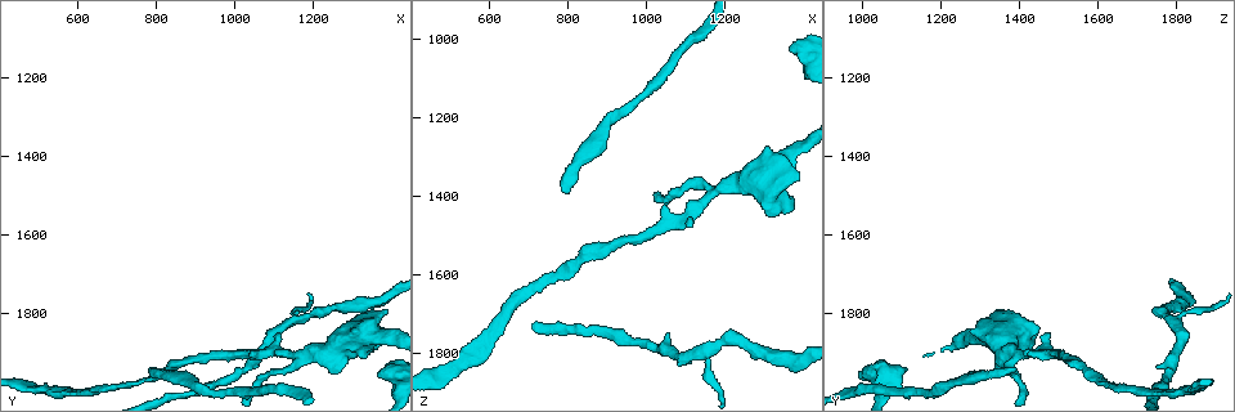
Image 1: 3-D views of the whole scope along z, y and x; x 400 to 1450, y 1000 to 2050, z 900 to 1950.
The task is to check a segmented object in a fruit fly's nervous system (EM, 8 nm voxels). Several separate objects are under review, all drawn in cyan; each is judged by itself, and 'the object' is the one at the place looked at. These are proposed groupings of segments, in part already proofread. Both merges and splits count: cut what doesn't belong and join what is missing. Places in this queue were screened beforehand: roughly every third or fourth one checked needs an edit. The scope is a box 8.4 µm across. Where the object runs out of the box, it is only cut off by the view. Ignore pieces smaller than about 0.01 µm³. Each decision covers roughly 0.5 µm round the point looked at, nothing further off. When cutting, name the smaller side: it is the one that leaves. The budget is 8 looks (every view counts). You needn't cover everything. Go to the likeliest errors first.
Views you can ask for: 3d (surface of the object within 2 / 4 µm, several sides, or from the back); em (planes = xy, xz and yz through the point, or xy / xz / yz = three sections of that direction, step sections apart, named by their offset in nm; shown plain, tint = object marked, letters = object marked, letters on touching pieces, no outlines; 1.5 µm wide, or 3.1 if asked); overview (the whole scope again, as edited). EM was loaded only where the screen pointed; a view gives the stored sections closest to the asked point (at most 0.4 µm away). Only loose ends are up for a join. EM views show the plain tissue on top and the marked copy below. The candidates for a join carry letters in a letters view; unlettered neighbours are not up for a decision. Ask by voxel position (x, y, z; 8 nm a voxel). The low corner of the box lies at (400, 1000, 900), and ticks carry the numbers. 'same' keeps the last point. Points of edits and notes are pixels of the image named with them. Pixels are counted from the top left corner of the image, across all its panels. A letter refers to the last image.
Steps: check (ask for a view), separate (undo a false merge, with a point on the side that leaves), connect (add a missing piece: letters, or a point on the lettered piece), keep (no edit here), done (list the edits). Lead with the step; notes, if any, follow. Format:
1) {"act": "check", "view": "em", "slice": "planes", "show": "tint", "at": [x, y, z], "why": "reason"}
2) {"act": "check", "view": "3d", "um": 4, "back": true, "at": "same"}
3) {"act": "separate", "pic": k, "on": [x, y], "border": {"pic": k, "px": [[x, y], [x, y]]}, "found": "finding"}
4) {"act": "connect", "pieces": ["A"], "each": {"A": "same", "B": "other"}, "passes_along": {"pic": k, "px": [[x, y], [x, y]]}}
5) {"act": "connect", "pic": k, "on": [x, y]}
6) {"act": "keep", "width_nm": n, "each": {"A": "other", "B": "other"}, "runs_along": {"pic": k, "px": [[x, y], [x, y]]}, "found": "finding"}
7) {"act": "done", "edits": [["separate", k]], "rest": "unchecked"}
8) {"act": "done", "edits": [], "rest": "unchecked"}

{"act": "check", "view": "em", "slice": "planes", "show": "letters", "at": [790, 1940, 1385], "why": "free end"}

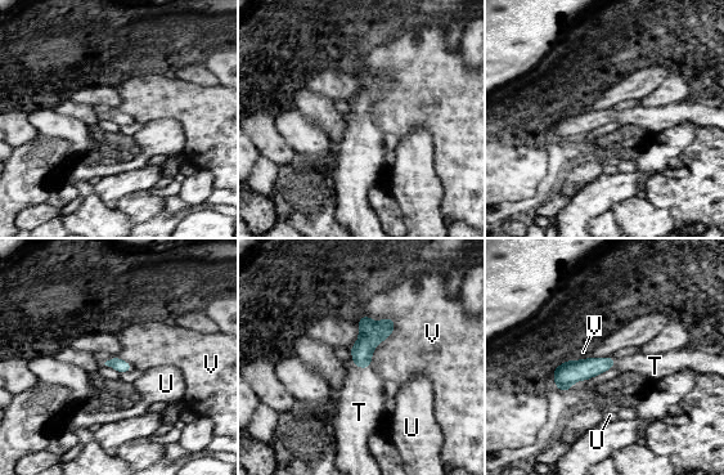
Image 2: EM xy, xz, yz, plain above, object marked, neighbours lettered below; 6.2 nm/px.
{"act": "connect", "pieces": ["T"], "each": {"T": "same", "U": "other", "V": "other"}, "passes_along": {"pic": 2, "px": [[371, 334], [362, 367], [360, 407]]}, "found": "the neuron continues"}

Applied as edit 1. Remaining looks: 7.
{"act": "check", "view": "overview", "why": "redraw"}

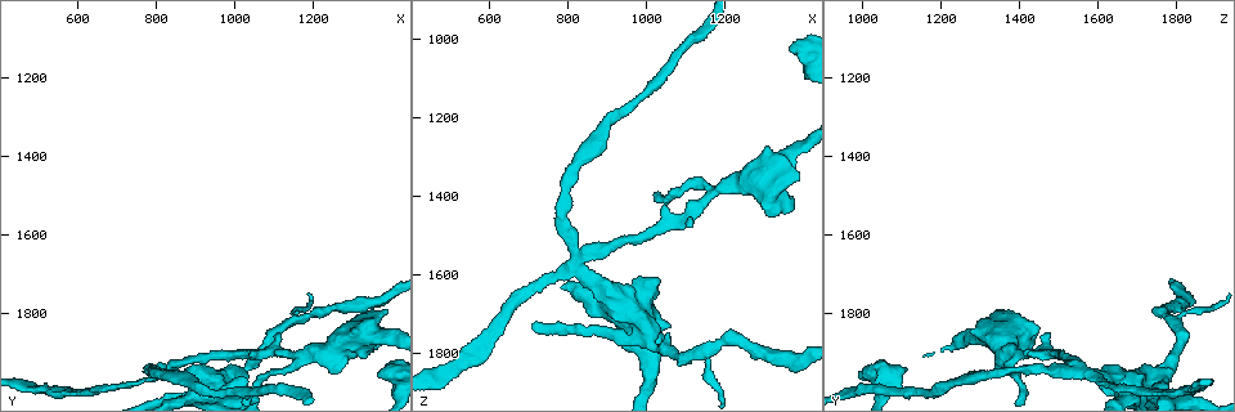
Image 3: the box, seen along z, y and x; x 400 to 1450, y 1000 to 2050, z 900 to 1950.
{"act": "check", "view": "em", "slice": "planes", "show": "letters", "at": [1155, 1910, 1400], "why": "sharp bend"}

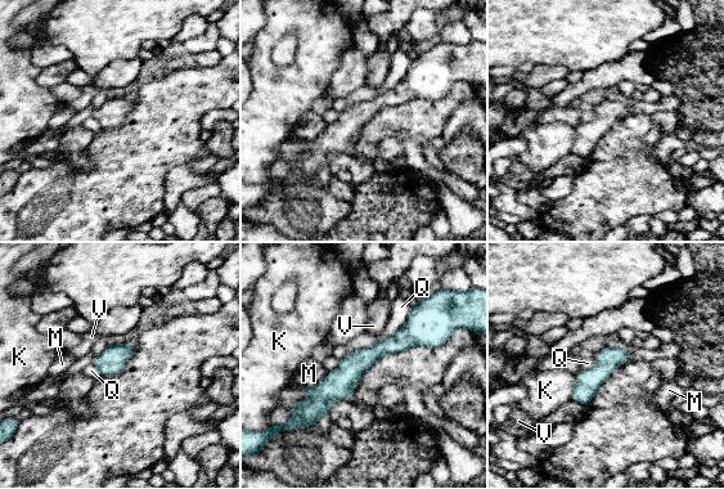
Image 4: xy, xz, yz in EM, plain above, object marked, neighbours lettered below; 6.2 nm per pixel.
{"act": "keep", "width_nm": 150, "each": {"K": "other", "M": "other", "Q": "other", "V": "other"}, "border": {"pic": 4, "px": [[413, 303], [392, 333], [347, 354]]}, "found": "one neuron here"}

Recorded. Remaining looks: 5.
{"act": "check", "view": "em", "slice": "planes", "show": "letters", "at": [1150, 1815, 1800]}

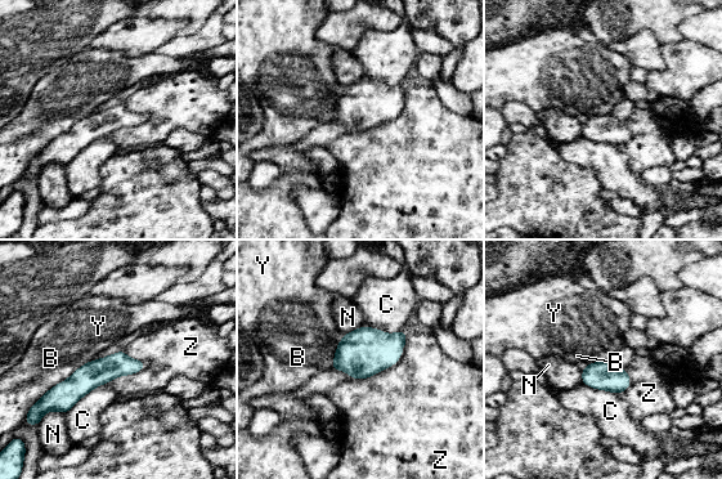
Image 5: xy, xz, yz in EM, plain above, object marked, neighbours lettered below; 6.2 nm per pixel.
{"act": "keep", "each": {"B": "other", "C": "other", "N": "other", "Y": "other", "Z": "other"}, "border": {"pic": 5, "px": [[408, 336], [393, 365], [350, 379]]}, "found": "one neuron here"}

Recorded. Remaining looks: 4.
{"act": "done", "edits": [["connect", 2]], "rest": "unchecked"}

